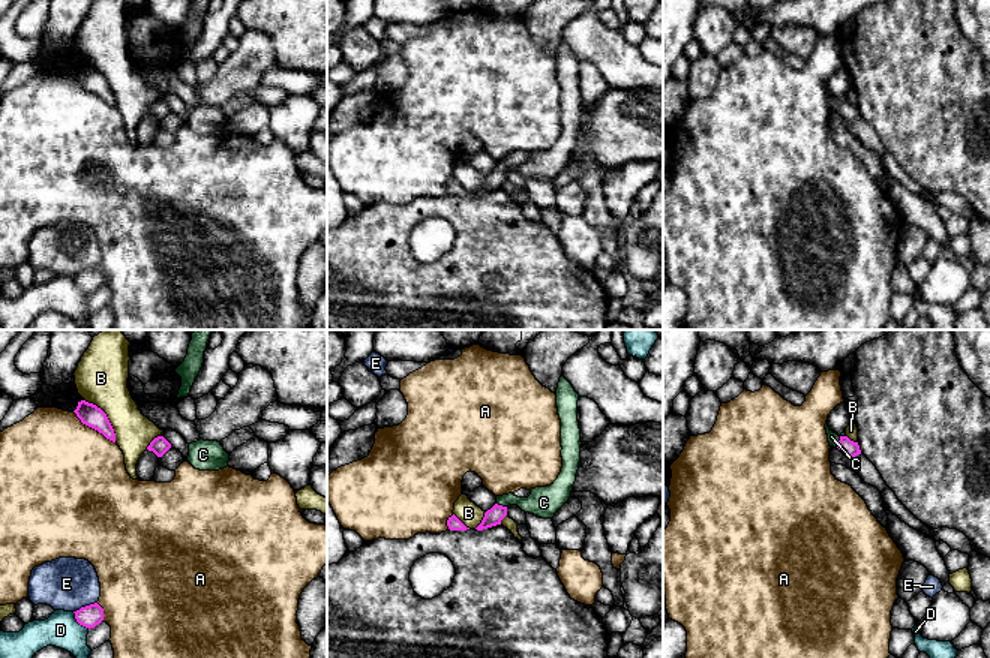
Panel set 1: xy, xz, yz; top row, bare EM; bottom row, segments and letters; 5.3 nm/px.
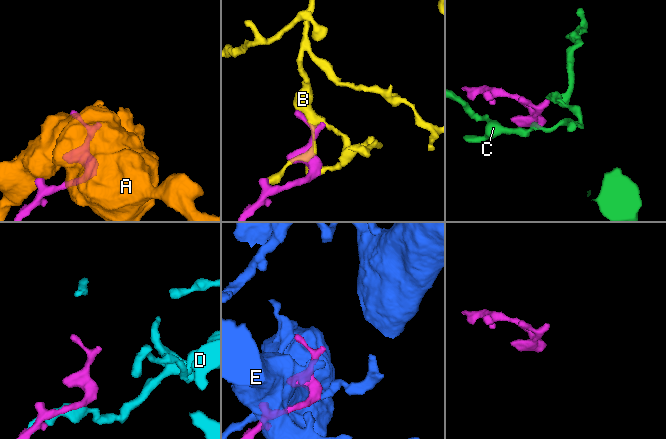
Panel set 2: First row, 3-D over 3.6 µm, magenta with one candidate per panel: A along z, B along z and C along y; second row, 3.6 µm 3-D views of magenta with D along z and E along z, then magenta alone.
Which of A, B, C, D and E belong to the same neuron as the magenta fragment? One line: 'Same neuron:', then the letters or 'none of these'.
Same neuron: none of these

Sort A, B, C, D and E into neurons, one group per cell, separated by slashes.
A / B / C / D / E

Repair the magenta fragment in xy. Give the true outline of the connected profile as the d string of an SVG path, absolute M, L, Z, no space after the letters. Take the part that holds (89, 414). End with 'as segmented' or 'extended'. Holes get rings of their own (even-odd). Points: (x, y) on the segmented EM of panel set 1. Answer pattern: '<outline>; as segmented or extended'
M86 400L78 402L76 409L74 411L82 424L98 430L106 439L116 442L114 429L106 417L106 414L93 403Z; as segmented

